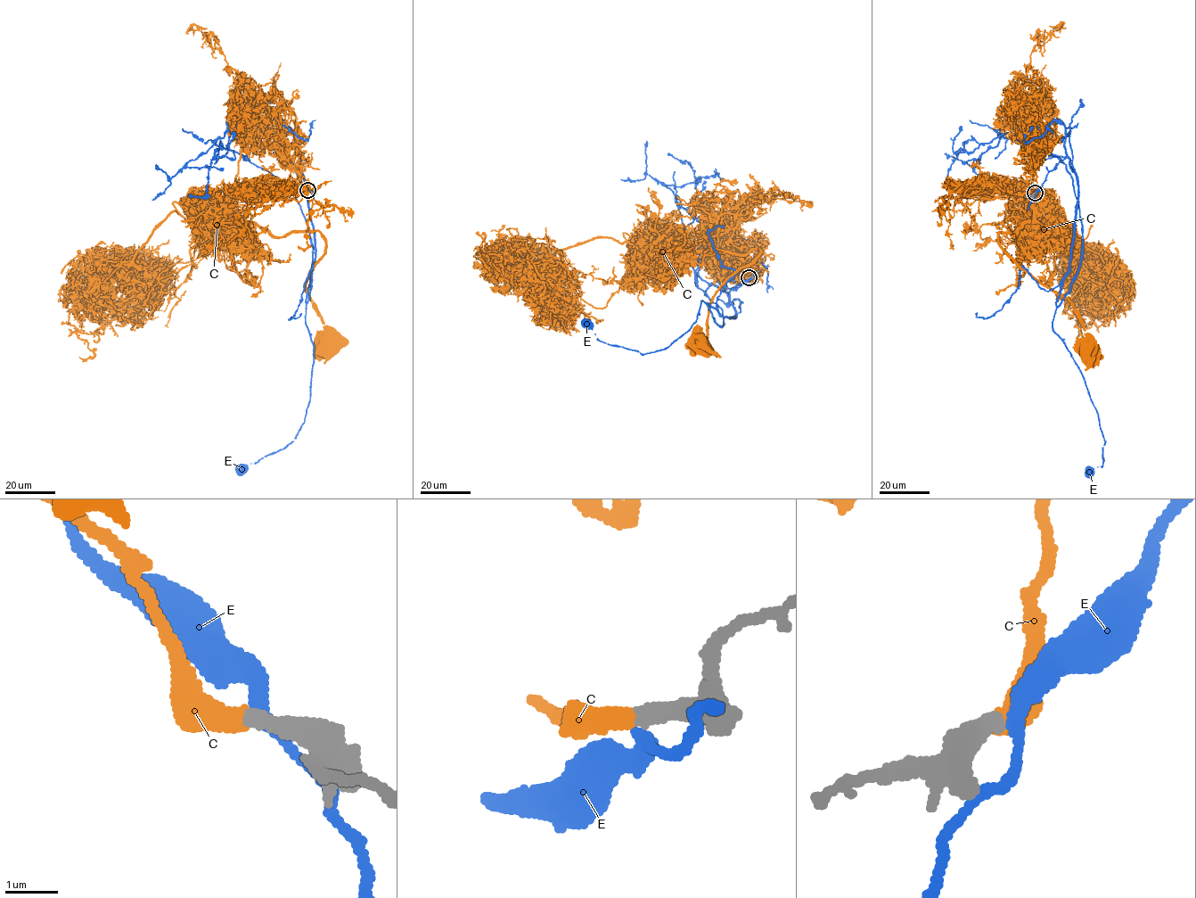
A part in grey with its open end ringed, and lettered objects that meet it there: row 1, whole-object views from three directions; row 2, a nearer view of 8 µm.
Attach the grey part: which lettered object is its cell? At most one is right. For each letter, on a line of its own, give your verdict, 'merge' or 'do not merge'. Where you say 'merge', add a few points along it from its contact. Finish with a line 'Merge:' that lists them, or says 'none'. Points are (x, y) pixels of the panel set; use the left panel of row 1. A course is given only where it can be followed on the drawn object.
C: merge | via (307, 190), (275, 148), (245, 143), (235, 186), (244, 223), (324, 240), (306, 286), (327, 343)
E: do not merge
Merge: C

